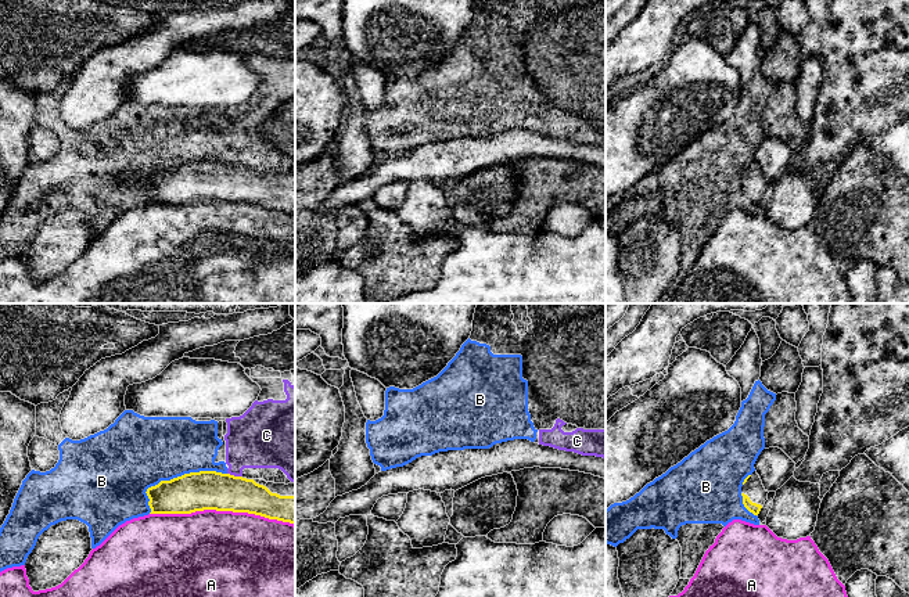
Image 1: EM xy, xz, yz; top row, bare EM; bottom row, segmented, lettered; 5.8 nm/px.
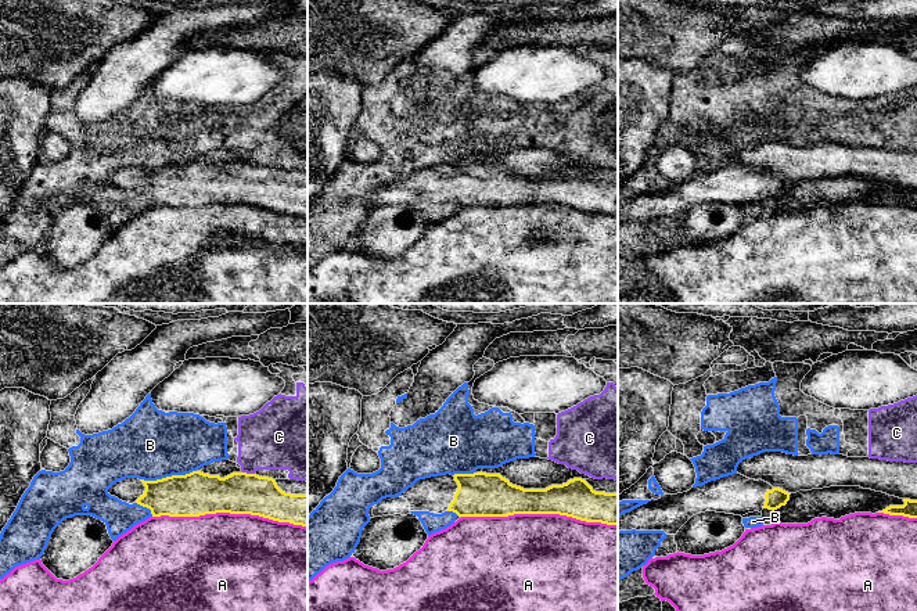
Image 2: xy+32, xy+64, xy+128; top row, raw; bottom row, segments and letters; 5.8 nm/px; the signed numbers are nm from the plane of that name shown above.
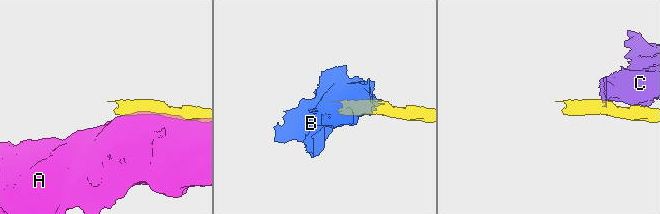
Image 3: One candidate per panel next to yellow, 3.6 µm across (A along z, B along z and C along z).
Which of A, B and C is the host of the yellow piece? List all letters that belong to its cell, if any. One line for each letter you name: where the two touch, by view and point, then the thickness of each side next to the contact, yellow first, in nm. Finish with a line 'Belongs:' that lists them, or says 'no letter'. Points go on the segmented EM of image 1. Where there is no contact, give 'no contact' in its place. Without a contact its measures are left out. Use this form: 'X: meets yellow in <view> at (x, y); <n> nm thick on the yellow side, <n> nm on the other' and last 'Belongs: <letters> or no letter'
Belongs: no letter

